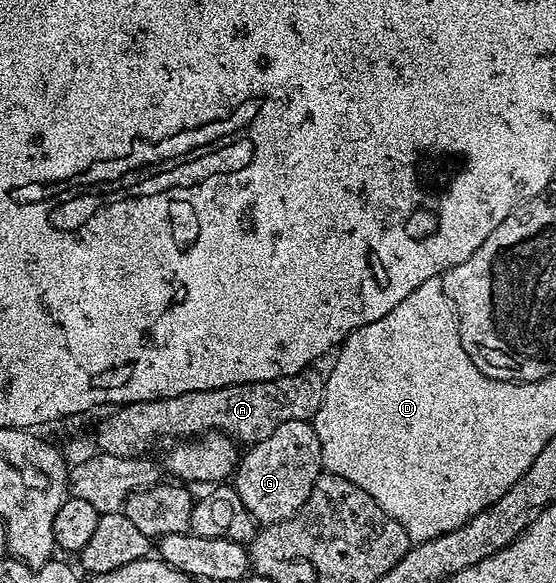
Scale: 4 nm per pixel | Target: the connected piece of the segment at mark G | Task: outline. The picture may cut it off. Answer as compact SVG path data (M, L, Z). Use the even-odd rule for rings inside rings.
M298 419L279 425L267 438L252 444L241 456L233 476L233 486L241 503L258 524L291 519L308 500L313 485L323 471L320 441L315 426Z

